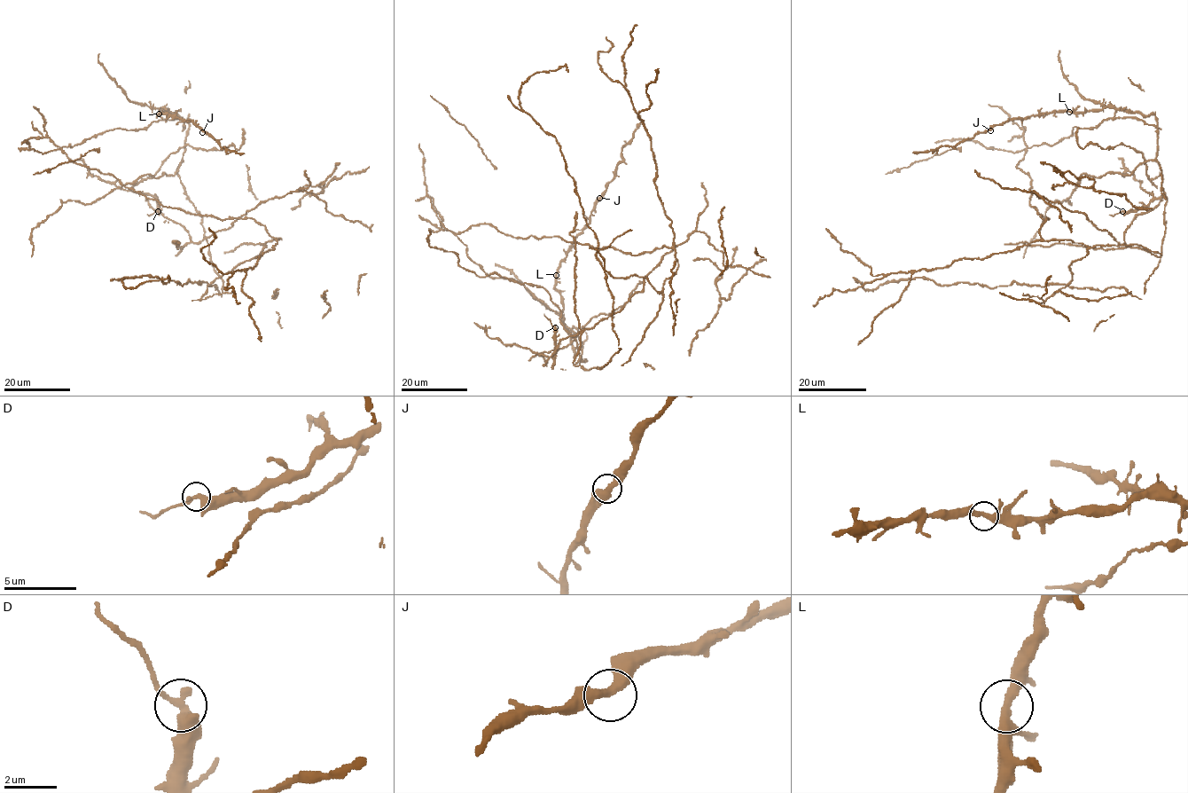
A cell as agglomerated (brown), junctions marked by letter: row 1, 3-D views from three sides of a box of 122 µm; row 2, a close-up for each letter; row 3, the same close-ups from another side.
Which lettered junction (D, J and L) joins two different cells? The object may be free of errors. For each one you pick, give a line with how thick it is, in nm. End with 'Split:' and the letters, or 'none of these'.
D: 380 nm
Split: D

